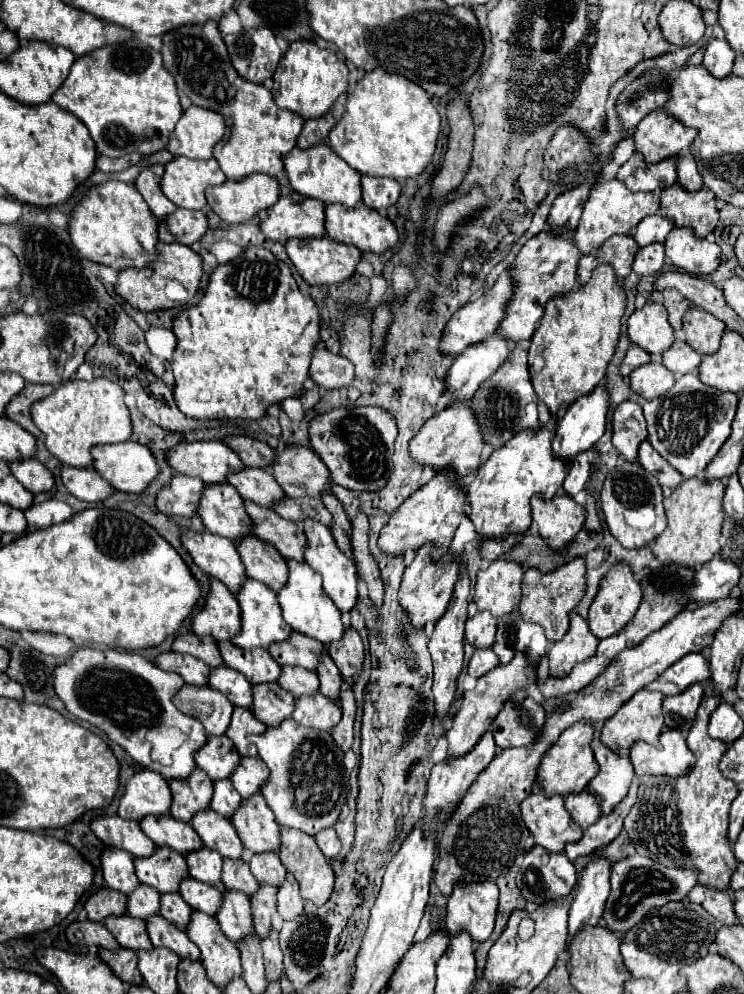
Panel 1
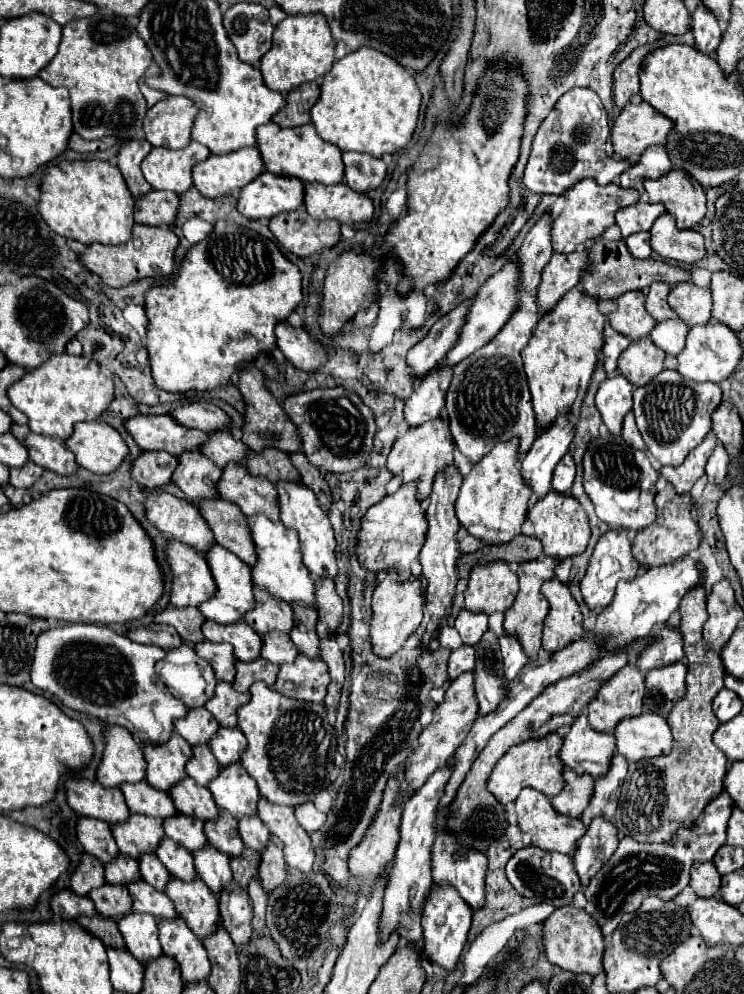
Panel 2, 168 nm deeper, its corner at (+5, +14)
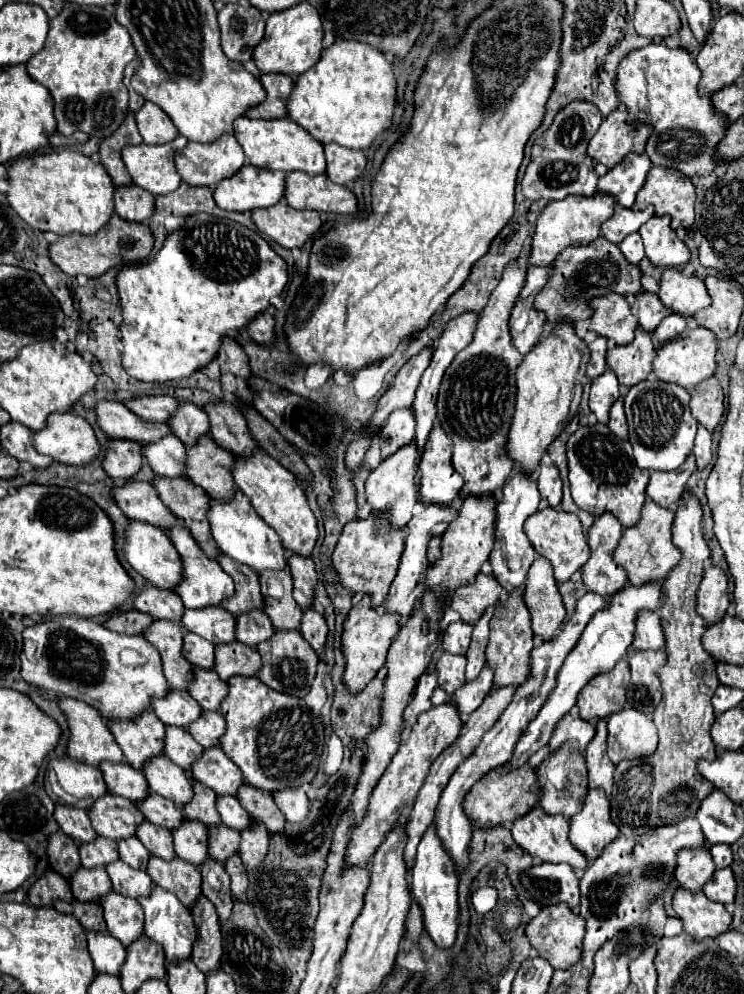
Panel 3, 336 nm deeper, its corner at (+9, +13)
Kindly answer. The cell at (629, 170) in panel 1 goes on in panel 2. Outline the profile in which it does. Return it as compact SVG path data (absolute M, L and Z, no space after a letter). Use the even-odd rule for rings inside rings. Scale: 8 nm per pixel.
M573 88L557 100L549 116L541 122L531 146L523 176L529 190L537 194L563 194L583 178L595 178L599 184L609 184L617 182L621 174L633 166L627 160L615 160L605 154L605 130L593 126L601 124L601 106L599 96L585 88ZM585 122L589 122L589 132L585 132Z

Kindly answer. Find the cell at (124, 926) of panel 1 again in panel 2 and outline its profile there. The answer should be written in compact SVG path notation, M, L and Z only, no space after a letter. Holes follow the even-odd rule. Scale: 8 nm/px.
M105 884L101 888L95 888L89 892L89 898L95 902L95 908L101 916L119 920L133 912L133 902L129 896L129 890L125 886L111 886Z

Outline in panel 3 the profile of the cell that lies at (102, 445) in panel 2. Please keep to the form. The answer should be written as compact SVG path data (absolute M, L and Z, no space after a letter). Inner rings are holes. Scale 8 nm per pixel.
M71 411L51 413L47 427L33 433L33 447L65 465L91 463L101 453L91 425Z

